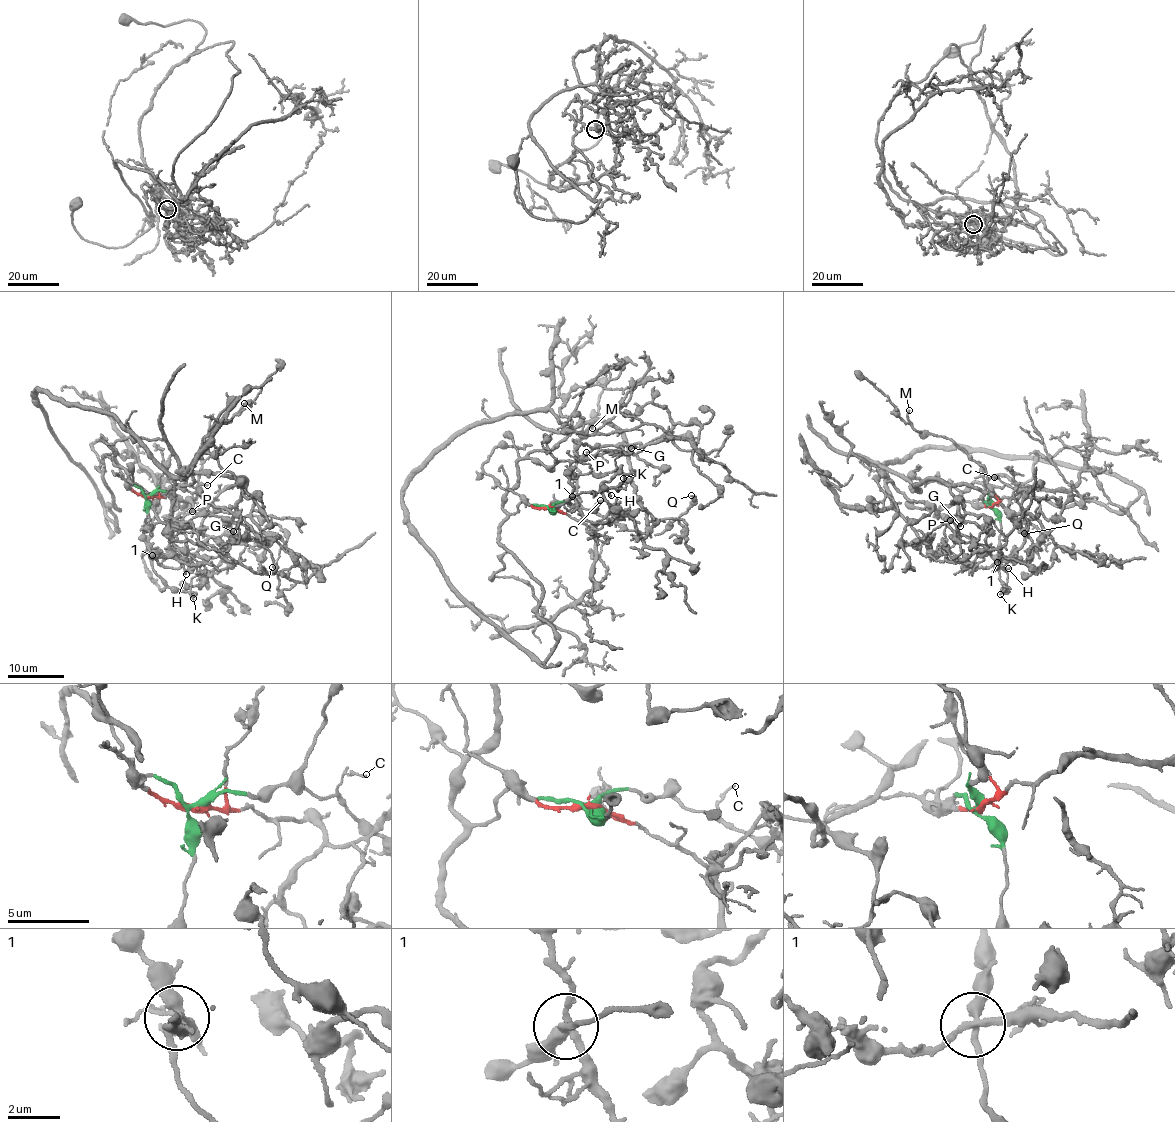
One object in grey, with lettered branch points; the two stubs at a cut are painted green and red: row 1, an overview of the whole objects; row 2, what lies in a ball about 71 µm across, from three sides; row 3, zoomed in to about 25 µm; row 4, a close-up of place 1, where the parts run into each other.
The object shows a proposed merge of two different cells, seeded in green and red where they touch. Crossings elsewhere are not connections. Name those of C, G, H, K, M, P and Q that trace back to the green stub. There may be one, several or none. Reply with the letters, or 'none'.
C, K, M, Q

